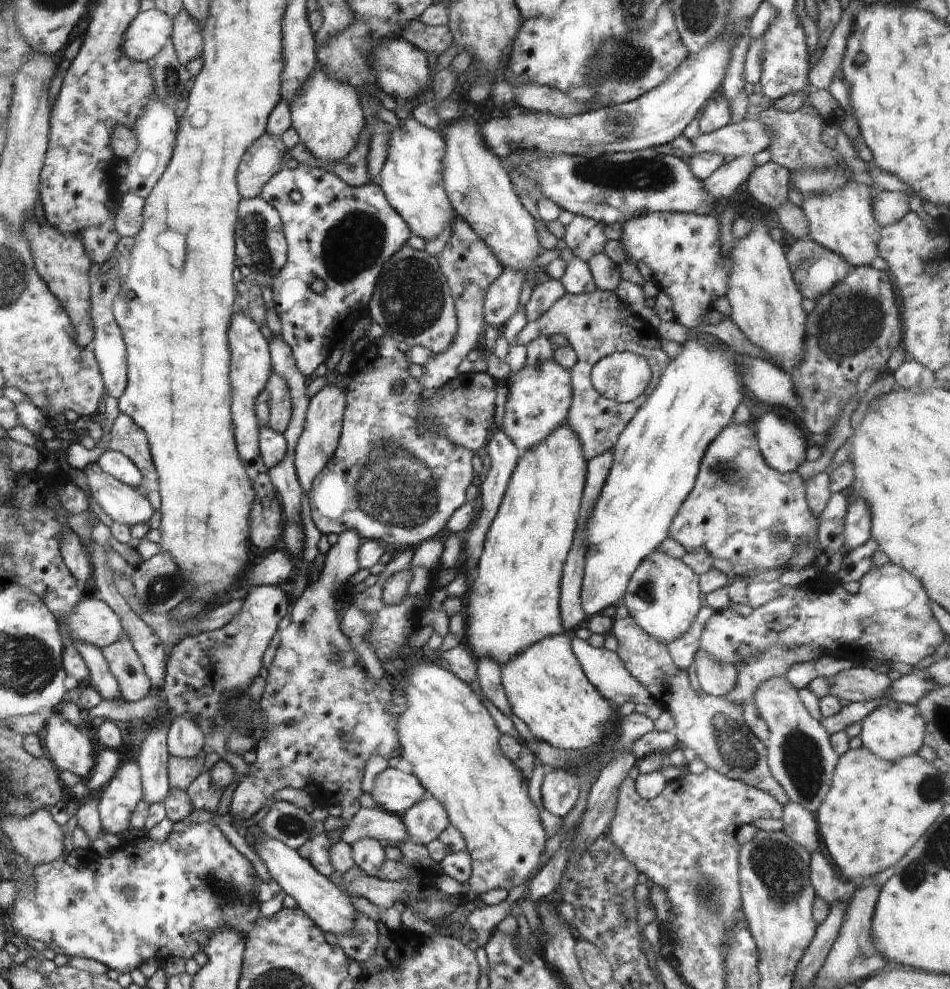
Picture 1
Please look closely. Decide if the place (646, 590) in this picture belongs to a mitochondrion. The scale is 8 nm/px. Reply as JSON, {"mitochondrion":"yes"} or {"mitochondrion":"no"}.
{"mitochondrion":"yes"}

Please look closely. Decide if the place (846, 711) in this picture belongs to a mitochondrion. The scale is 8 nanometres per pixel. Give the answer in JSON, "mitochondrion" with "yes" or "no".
{"mitochondrion":"no"}

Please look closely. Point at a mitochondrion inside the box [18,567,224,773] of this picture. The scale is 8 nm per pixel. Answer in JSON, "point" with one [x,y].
{"point":[163,588]}

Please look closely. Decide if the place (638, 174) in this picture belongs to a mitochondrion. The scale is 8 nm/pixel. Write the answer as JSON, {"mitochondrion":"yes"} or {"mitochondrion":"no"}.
{"mitochondrion":"yes"}

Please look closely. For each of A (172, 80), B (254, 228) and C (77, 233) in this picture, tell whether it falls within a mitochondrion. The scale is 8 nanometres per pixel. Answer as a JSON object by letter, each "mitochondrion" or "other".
{"A":"mitochondrion","B":"mitochondrion","C":"other"}

